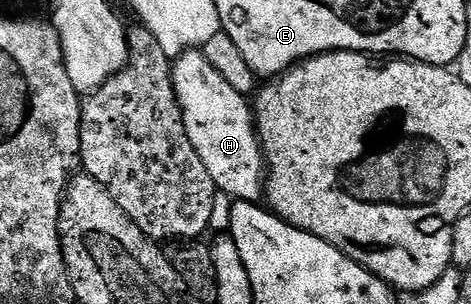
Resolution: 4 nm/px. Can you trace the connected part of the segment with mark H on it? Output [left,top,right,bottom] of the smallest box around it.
[172,49,266,202]

